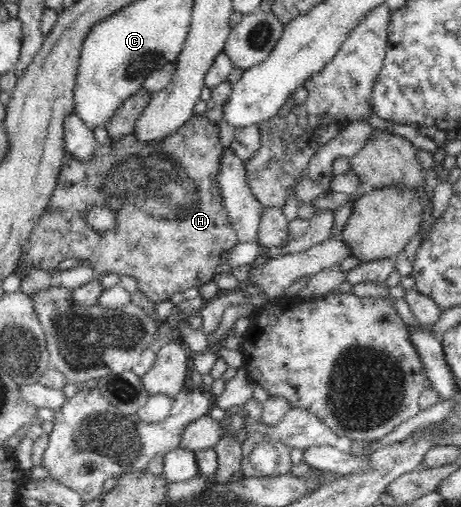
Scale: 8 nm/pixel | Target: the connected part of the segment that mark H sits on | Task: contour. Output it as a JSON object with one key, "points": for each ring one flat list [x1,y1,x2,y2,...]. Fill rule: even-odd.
{"points":[[194,114,193,117,186,123,179,131,172,135,168,135,162,141,156,143,148,143,144,145,137,141,134,133,126,135,124,139,113,140,110,146,98,145,94,149,92,159,88,161,80,161,73,155,65,154,62,165,60,166,59,176,55,185,55,189,49,204,46,206,44,213,38,218,36,225,32,228,31,234,28,239,23,243,23,253,21,259,31,262,34,266,41,270,51,272,53,274,60,273,61,269,76,260,81,260,82,265,88,266,93,269,95,276,101,277,108,273,117,273,118,276,129,275,134,277,137,281,138,291,146,294,146,297,155,302,170,300,174,293,188,294,192,290,199,288,201,285,206,285,212,281,212,274,219,271,219,257,225,251,230,251,236,244,236,232,231,226,231,221,228,212,225,210,222,192,220,191,220,184,218,183,218,174,220,173,220,159,224,155,224,147,220,144,219,125,212,123,202,114],[94,204,108,204,114,214,116,214,116,227,112,227,110,231,94,231,86,222,85,211,87,207]]}

